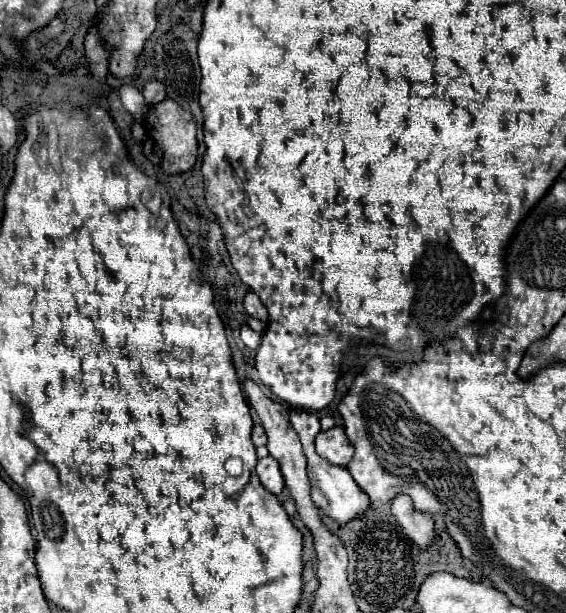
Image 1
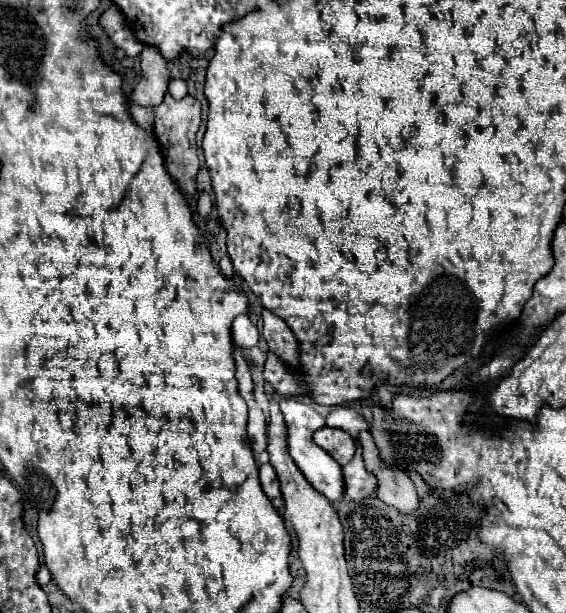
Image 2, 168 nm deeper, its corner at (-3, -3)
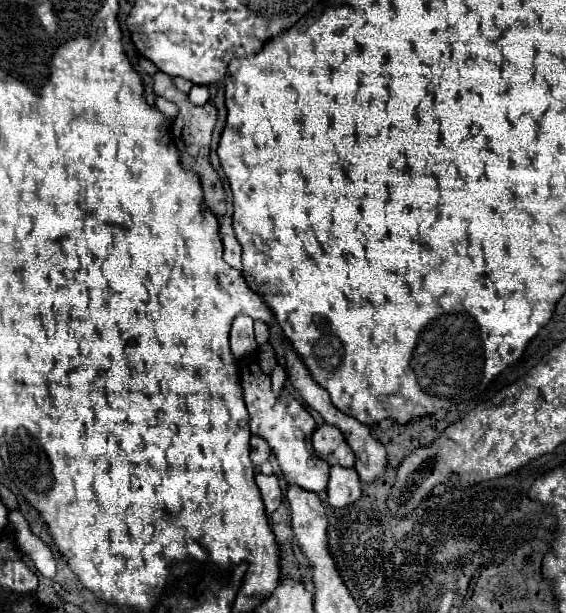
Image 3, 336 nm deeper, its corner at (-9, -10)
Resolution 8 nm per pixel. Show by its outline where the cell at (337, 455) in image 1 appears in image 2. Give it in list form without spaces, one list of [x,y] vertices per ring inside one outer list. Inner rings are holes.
[[[321,427],[319,431],[315,431],[313,441],[321,449],[325,449],[339,465],[347,465],[355,455],[355,441],[349,437],[349,433],[341,429]]]

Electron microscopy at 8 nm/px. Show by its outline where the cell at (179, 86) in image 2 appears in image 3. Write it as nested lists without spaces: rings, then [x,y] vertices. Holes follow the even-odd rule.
[[[195,84],[195,86],[191,88],[191,92],[189,92],[189,100],[193,100],[195,106],[205,104],[207,98],[209,98],[209,90],[207,90],[207,86],[197,86],[197,84]]]

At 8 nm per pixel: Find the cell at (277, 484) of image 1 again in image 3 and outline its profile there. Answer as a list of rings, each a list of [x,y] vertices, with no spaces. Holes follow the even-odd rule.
[[[257,472],[257,478],[255,478],[255,480],[257,480],[257,486],[259,486],[259,490],[261,490],[261,496],[263,496],[267,514],[273,514],[273,512],[281,506],[281,502],[283,502],[283,490],[281,490],[281,486],[279,486],[277,476],[275,476],[275,474],[265,476],[265,474]]]

